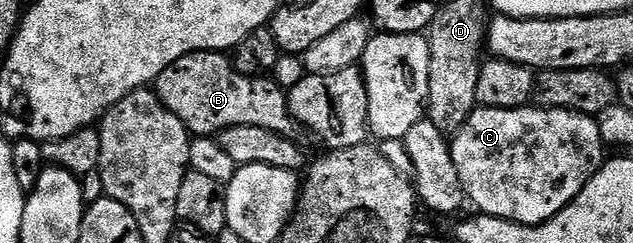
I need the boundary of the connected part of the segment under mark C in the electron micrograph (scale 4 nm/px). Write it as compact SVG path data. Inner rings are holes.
M486 105L473 110L473 113L460 129L456 130L452 138L453 162L461 175L461 184L470 202L478 205L482 214L490 217L504 217L506 221L516 221L518 225L541 225L544 221L550 221L556 213L562 213L583 191L583 187L597 174L598 169L607 160L607 144L601 135L600 124L590 114L579 113L572 109L551 109L548 107L522 107L519 109L500 109Z

